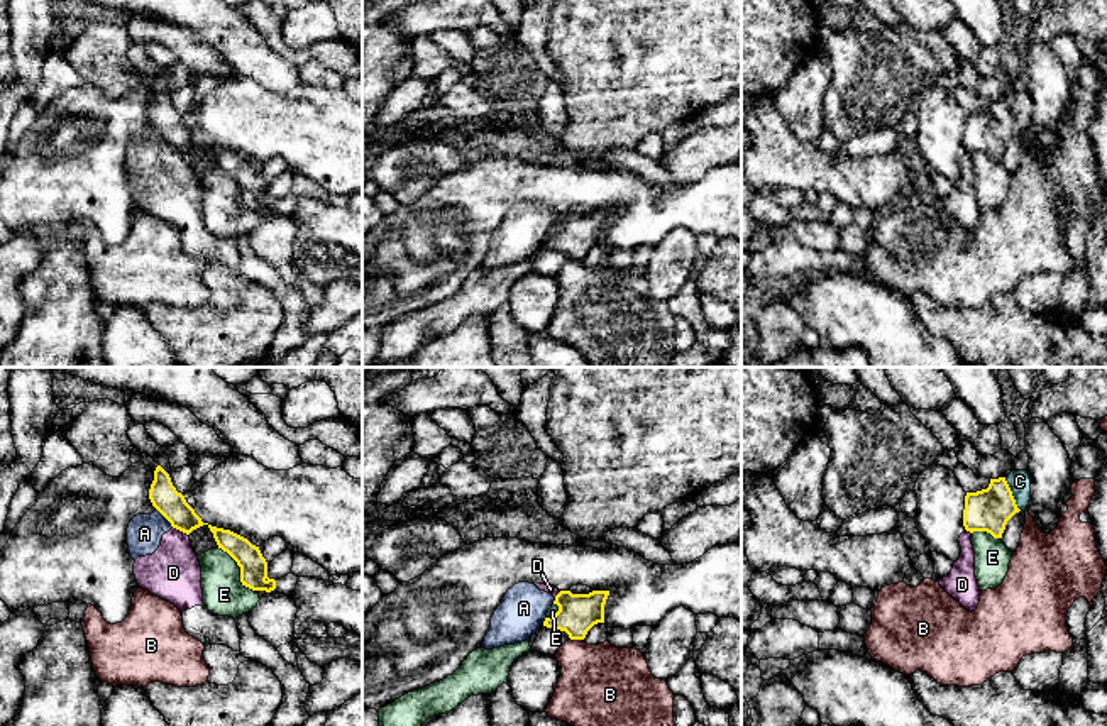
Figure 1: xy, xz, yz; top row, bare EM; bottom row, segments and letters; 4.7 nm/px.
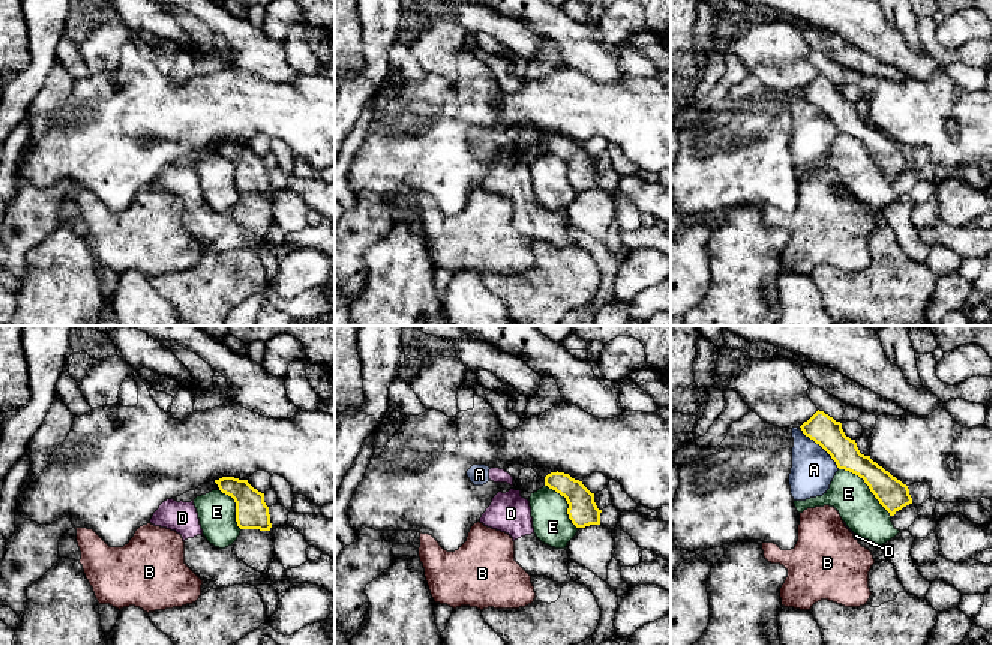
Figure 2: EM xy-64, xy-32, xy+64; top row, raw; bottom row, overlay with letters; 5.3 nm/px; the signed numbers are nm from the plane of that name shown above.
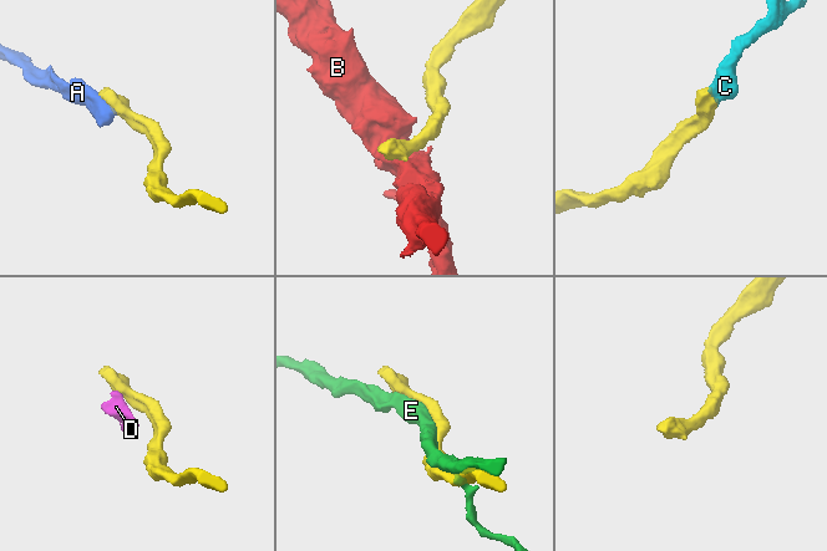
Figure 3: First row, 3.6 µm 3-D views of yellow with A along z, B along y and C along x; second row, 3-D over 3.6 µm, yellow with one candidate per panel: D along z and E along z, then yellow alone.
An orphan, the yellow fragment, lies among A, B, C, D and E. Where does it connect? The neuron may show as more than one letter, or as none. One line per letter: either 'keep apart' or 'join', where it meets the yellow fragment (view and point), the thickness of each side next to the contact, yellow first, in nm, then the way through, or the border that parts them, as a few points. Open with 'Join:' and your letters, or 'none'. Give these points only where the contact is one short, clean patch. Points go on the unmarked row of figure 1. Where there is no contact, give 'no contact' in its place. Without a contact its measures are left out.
Join: C
A: keep apart | xy (165, 137) | 140/170 nm | along xy (158, 131), (173, 148)
B: keep apart | xz (578, 259) | 190/380 nm | along xz (571, 259), (583, 261)
C: join | yz (1011, 115) | 200/110 nm | across yz (989, 131), (1011, 115), (1019, 102)
D: keep apart | xy (180, 151) | 140/260 nm | along xy (173, 148), (187, 156)
E: keep apart | xy (241, 190) | 130/200 nm

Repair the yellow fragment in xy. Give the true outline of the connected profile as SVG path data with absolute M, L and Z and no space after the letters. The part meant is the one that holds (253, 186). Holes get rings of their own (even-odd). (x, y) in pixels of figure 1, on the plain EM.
M208 146L213 159L223 173L227 173L240 188L242 206L252 212L271 213L276 210L276 201L267 198L267 183L259 168L247 159L223 149Z

